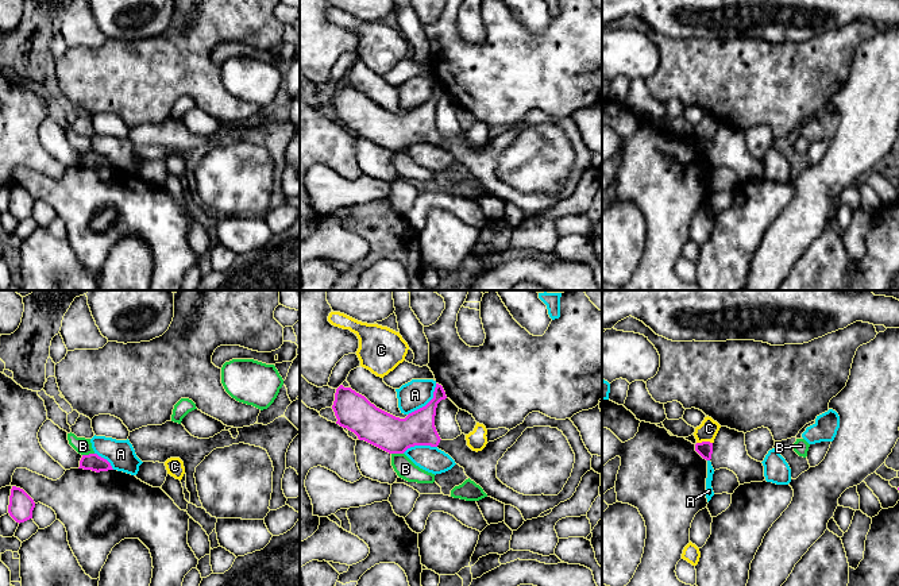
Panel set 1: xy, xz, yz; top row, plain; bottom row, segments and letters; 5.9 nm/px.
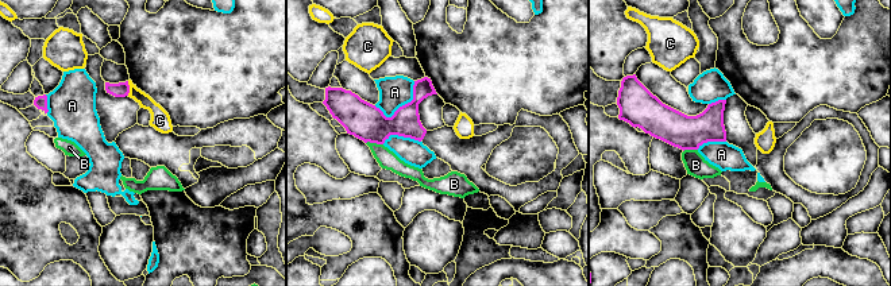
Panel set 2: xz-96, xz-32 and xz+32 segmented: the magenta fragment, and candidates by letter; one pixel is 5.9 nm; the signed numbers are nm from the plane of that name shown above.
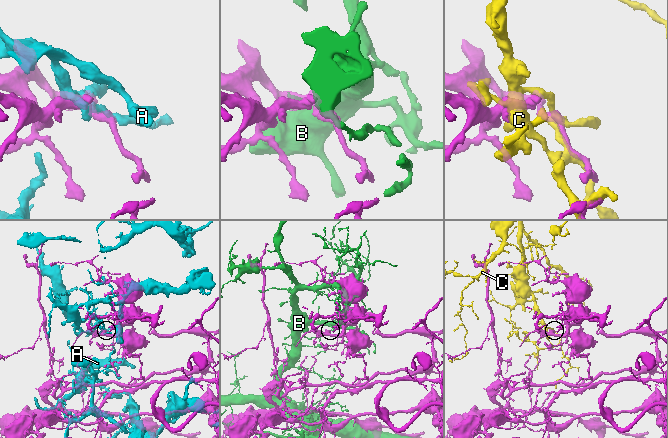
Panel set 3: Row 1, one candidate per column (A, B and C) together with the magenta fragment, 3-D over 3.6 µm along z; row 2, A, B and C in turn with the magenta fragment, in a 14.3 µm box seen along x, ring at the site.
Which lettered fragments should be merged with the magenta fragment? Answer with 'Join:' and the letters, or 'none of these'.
Join: none of these

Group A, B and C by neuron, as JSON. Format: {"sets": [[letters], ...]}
{"sets": [["A"], ["B"], ["C"]]}

